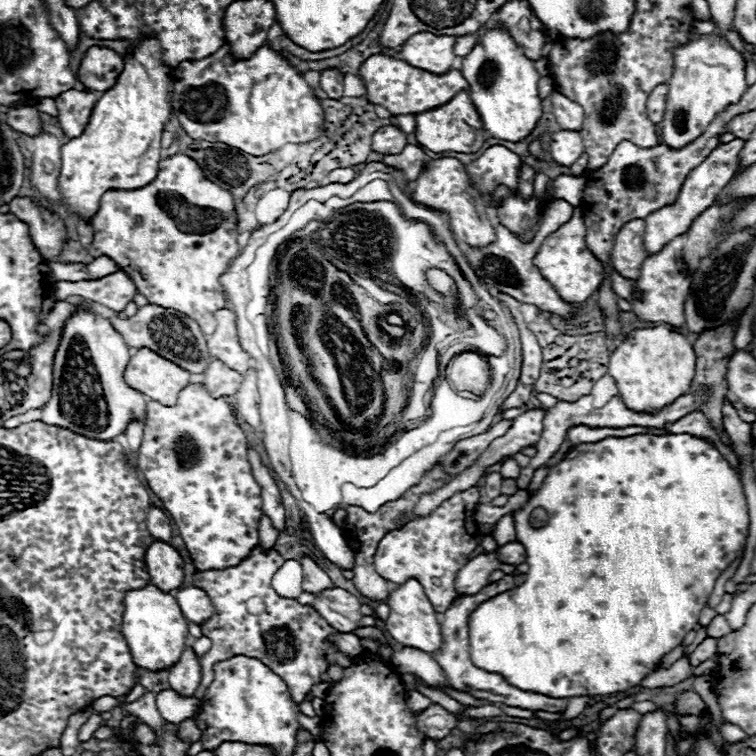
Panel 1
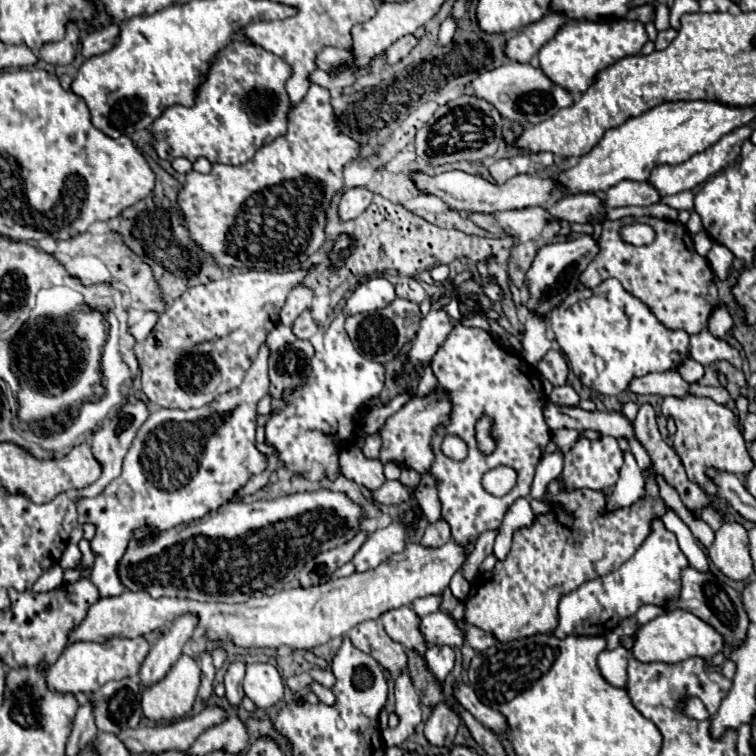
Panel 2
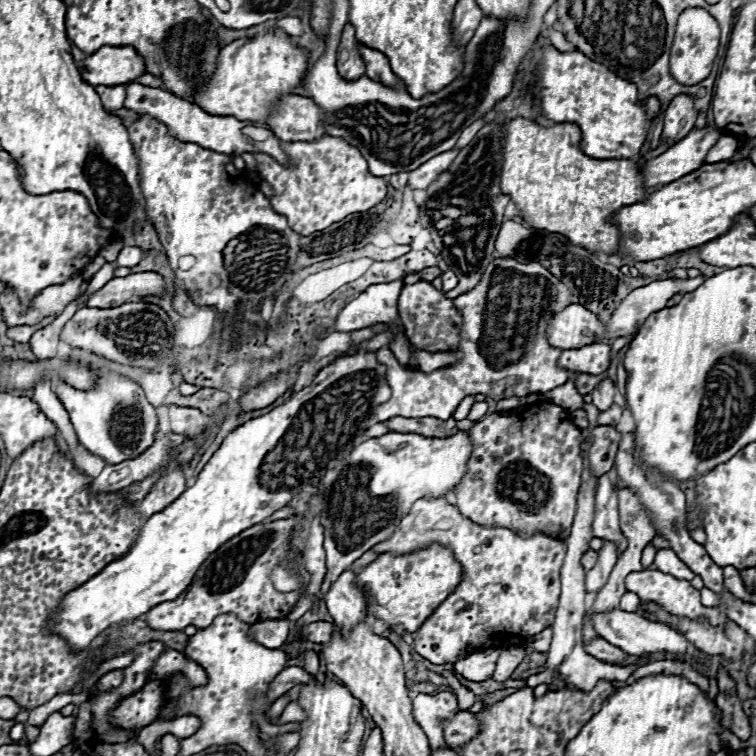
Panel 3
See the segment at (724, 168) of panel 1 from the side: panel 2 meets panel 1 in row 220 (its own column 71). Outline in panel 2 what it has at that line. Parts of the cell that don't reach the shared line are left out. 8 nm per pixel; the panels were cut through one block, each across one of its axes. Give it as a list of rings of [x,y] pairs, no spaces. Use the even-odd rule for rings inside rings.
[[[144,636],[112,638],[102,644],[74,642],[74,644],[66,646],[64,652],[60,654],[60,658],[56,660],[56,664],[50,666],[48,688],[56,690],[56,692],[70,692],[70,694],[96,692],[96,688],[100,688],[108,680],[122,680],[122,678],[136,676],[140,670],[140,664],[144,662],[144,658],[148,654],[148,648],[150,648],[150,644],[146,642]]]

